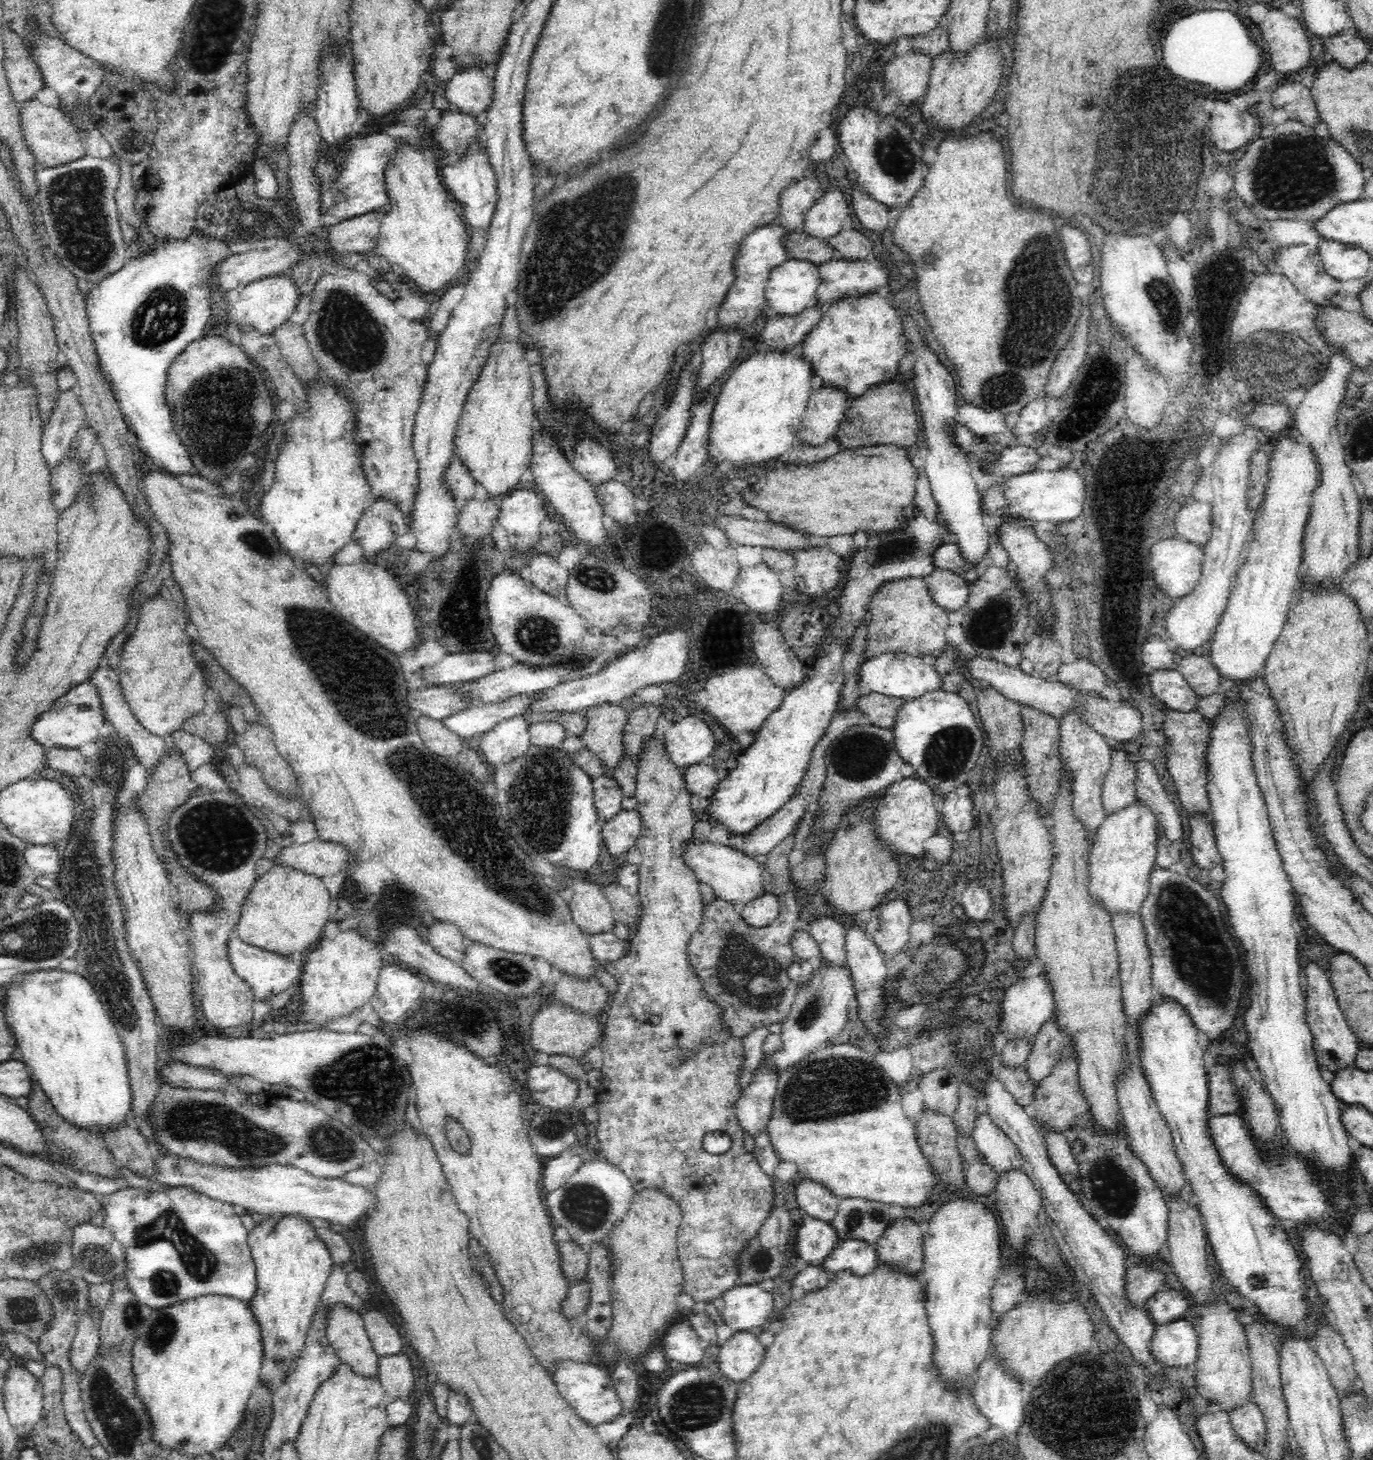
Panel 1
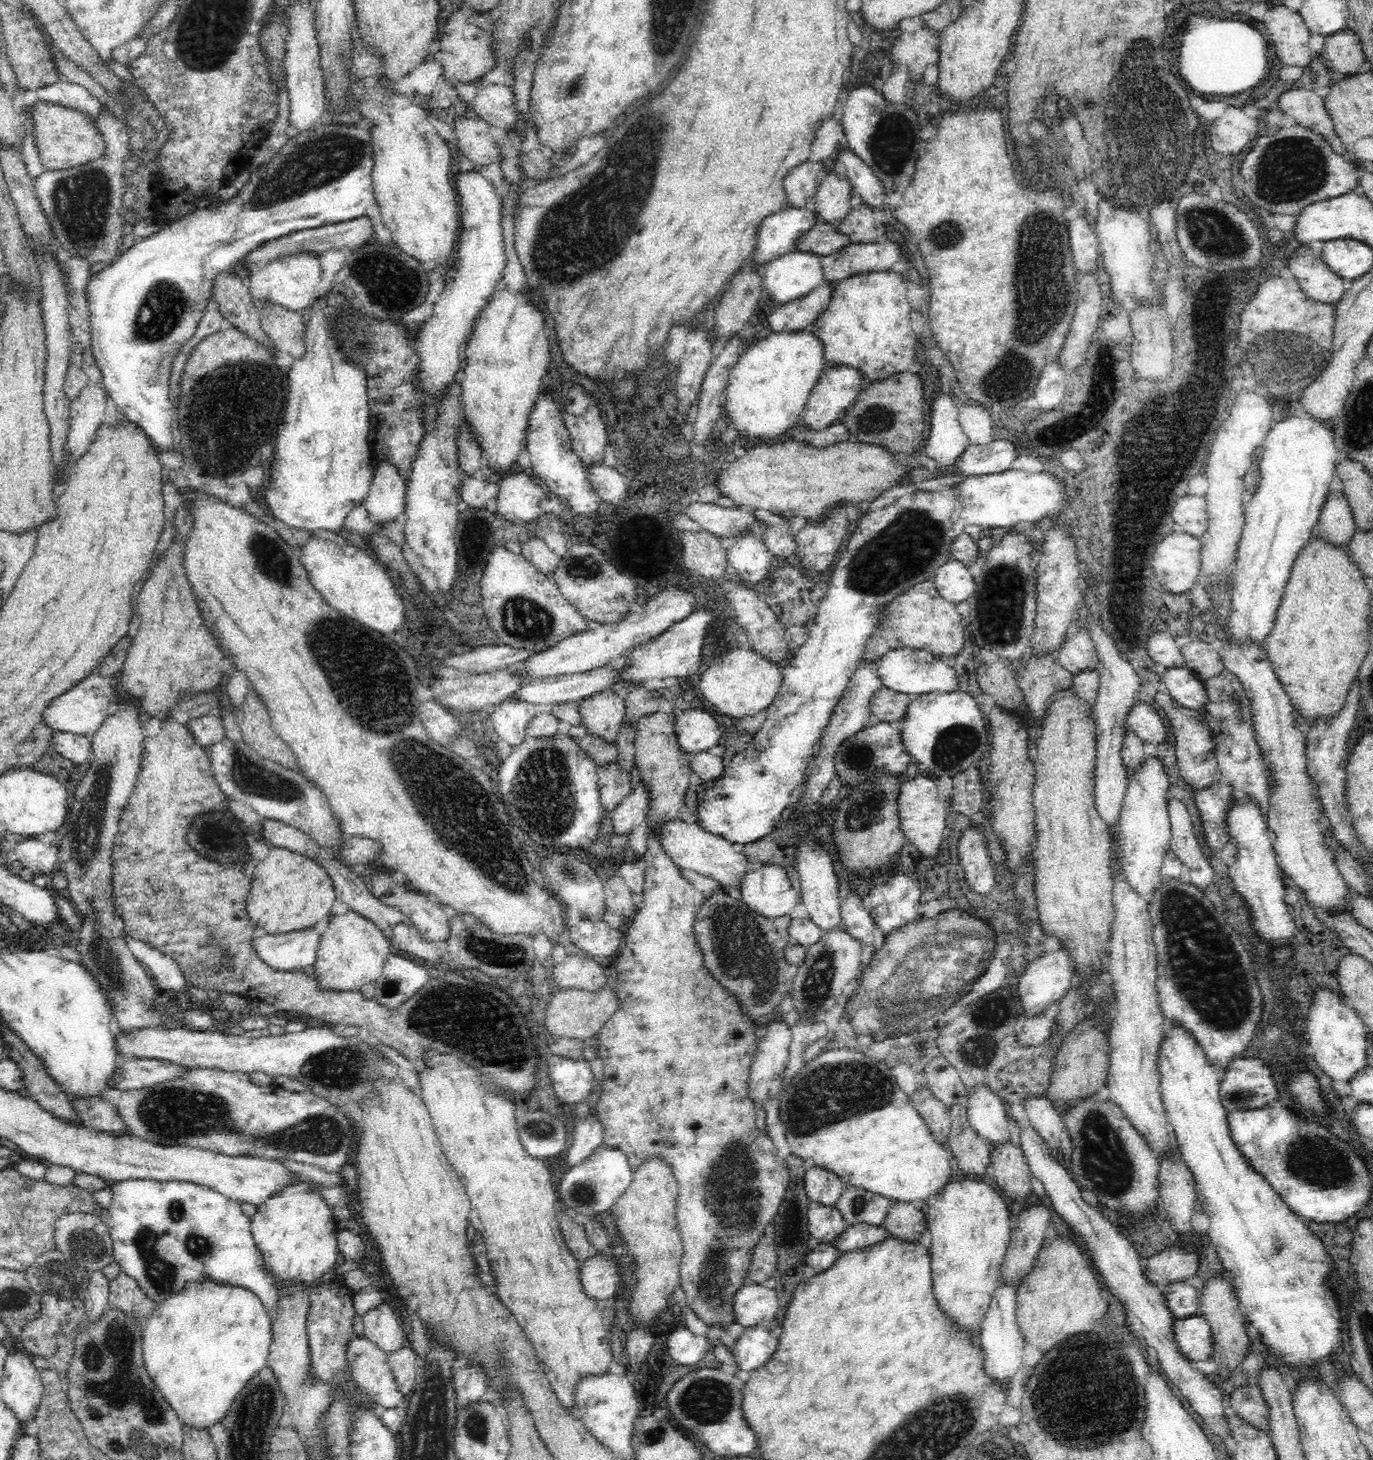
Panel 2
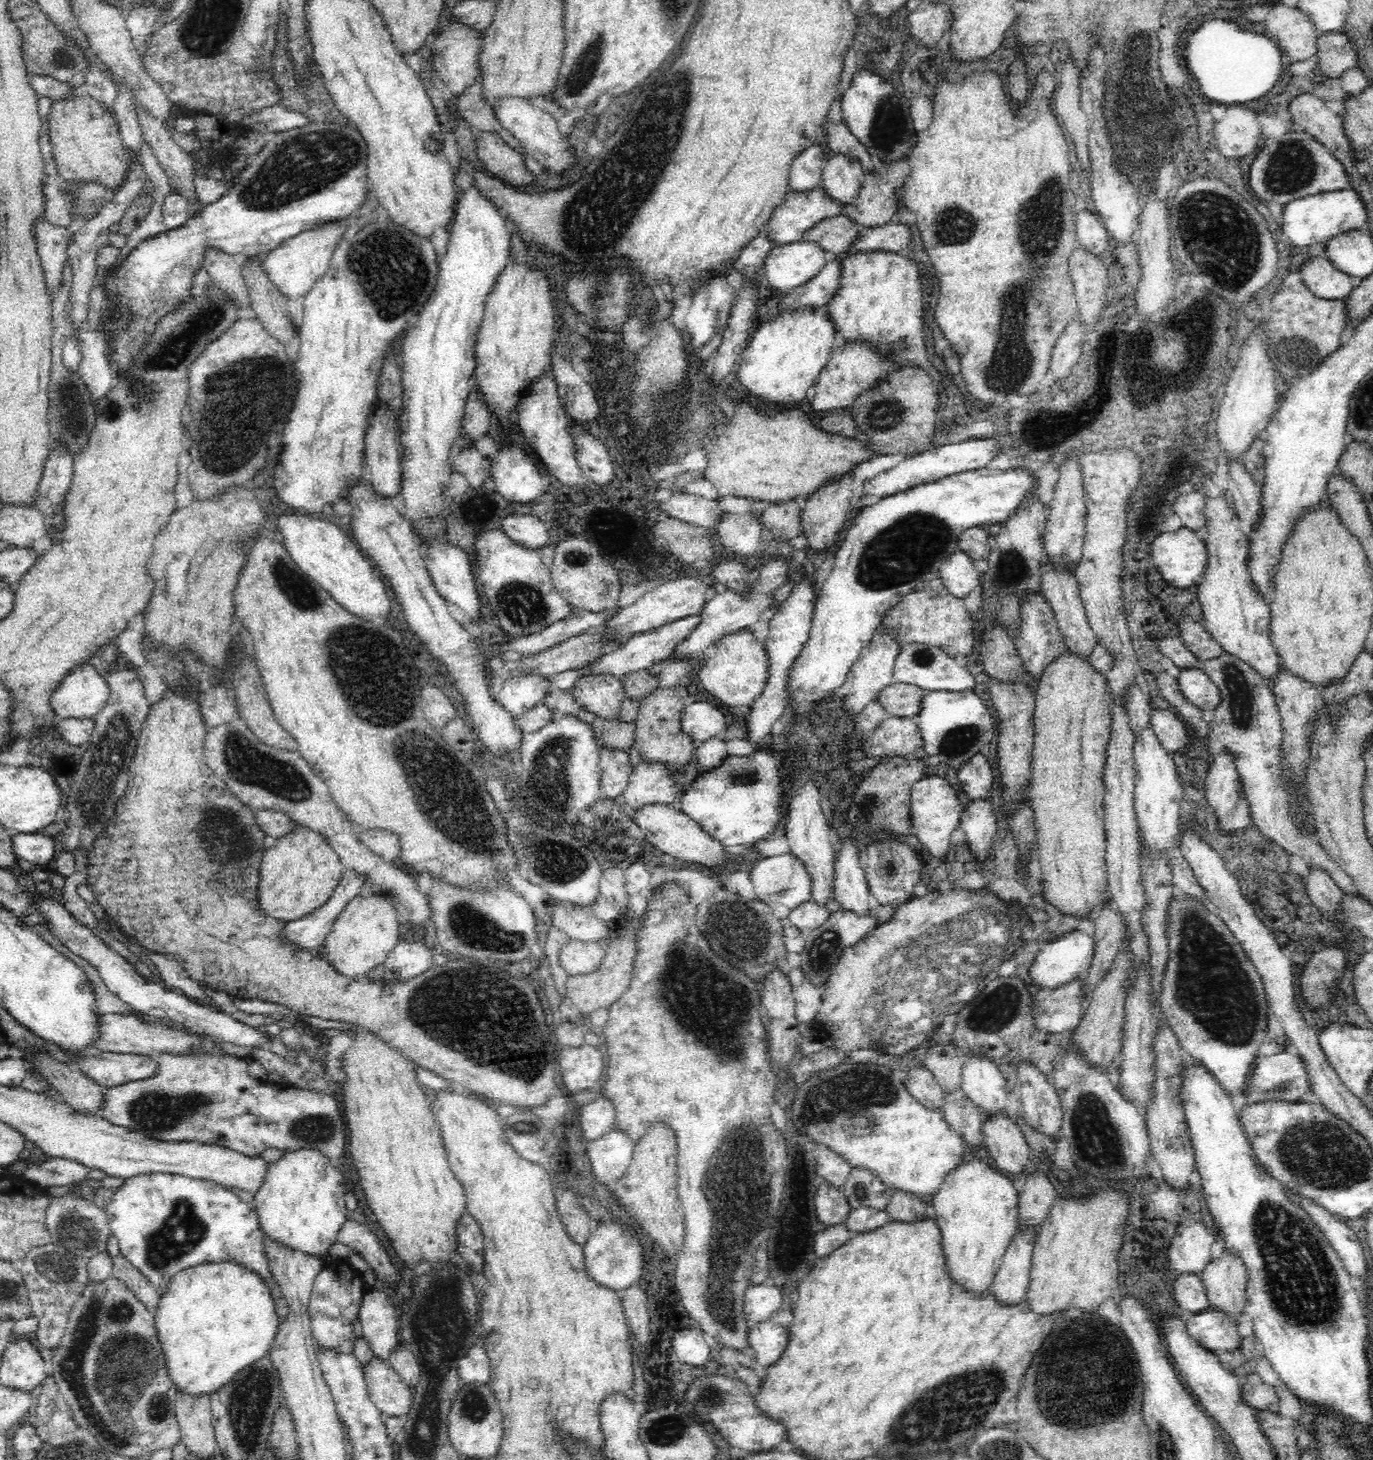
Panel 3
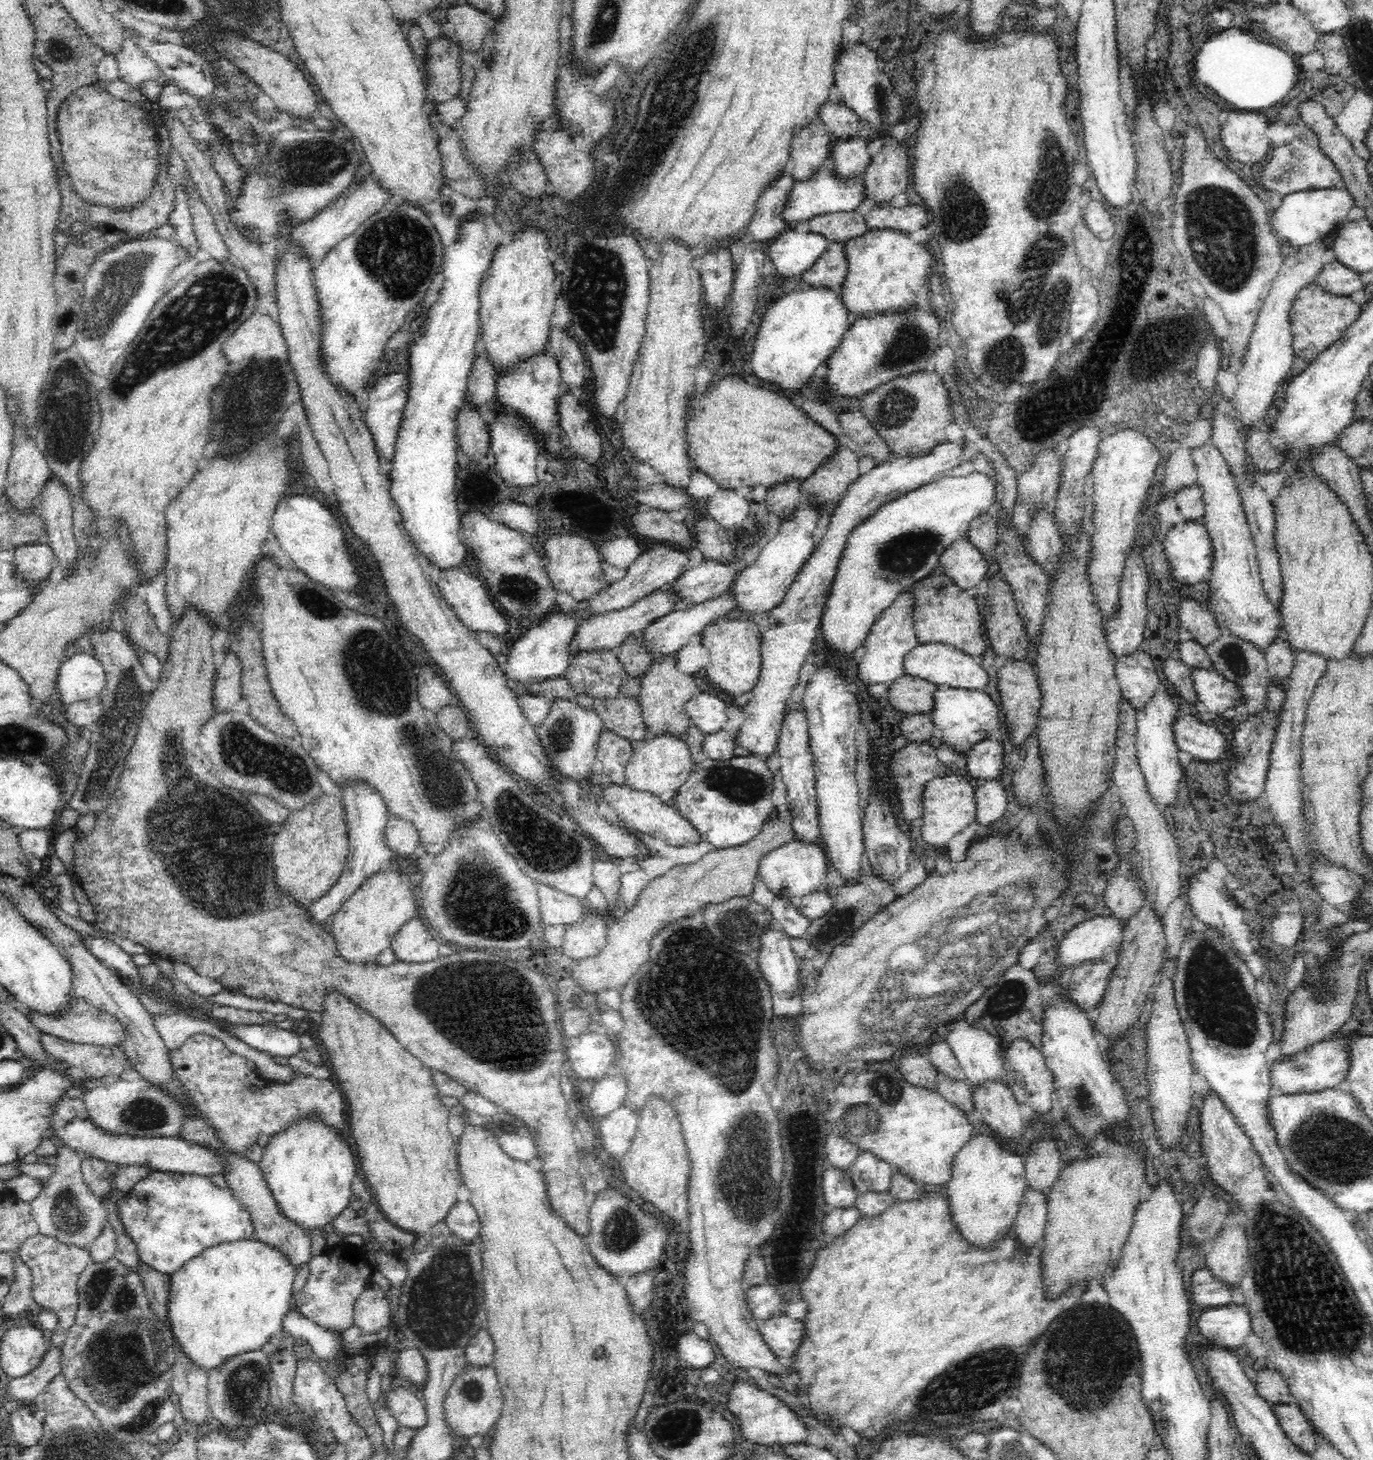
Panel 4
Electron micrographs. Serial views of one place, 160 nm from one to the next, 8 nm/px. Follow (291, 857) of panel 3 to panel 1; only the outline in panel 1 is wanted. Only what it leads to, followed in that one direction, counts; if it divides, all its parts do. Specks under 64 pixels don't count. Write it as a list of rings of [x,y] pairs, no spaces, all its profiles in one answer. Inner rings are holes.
[[[275,860],[252,883],[235,929],[241,940],[272,952],[289,955],[292,951],[304,951],[322,938],[324,924],[333,917],[334,902],[322,877]]]

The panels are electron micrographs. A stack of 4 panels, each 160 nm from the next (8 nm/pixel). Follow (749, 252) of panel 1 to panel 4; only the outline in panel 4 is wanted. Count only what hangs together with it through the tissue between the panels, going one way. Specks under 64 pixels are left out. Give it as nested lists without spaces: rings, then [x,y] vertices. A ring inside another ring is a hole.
[[[822,165],[804,180],[796,181],[788,196],[788,203],[784,208],[784,219],[787,227],[804,227],[806,222],[823,212],[849,211],[865,208],[866,184],[863,174],[841,177],[836,169]]]

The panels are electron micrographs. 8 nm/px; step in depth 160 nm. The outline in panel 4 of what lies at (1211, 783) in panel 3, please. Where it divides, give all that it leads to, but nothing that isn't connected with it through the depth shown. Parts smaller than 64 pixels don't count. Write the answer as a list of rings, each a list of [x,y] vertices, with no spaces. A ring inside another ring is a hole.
[[[1270,680],[1266,686],[1266,696],[1263,707],[1255,713],[1250,713],[1242,722],[1236,723],[1232,740],[1233,757],[1236,759],[1236,768],[1228,774],[1228,793],[1236,801],[1256,799],[1265,789],[1267,772],[1270,770],[1270,754],[1276,730],[1280,726],[1283,704],[1287,697],[1287,686]]]

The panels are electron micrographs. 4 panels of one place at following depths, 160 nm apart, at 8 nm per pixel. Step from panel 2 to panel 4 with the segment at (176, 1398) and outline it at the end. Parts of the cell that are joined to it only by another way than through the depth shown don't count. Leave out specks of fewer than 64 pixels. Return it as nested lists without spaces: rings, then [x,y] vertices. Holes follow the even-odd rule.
[[[255,1235],[203,1248],[171,1274],[168,1319],[172,1331],[189,1358],[207,1370],[216,1368],[240,1352],[260,1350],[283,1327],[286,1314],[292,1308],[292,1286],[296,1274],[296,1265],[284,1248],[266,1243]]]

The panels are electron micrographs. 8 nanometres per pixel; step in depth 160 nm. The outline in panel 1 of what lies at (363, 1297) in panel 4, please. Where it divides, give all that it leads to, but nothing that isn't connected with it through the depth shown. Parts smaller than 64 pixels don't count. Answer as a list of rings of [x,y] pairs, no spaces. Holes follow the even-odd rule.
[[[370,1310],[364,1316],[364,1326],[370,1337],[374,1351],[382,1358],[402,1352],[400,1332],[388,1322],[388,1318],[380,1310]]]

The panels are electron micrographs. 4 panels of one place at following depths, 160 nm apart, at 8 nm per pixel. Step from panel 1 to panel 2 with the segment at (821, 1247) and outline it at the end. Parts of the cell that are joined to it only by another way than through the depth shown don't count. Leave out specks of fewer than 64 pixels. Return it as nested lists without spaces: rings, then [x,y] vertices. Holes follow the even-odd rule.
[[[809,1201],[808,1230],[813,1243],[830,1242],[847,1227],[846,1219],[838,1211],[836,1204],[826,1205],[818,1201]]]

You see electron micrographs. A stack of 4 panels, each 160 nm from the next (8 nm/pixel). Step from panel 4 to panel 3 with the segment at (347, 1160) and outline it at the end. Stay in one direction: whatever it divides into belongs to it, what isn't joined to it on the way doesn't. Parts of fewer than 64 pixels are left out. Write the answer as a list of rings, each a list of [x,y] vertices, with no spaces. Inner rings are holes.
[[[316,1148],[286,1149],[276,1162],[267,1164],[263,1181],[254,1193],[253,1206],[260,1219],[264,1234],[290,1245],[290,1247],[312,1253],[318,1258],[324,1257],[330,1246],[337,1241],[338,1230],[346,1220],[346,1196],[350,1190],[348,1178],[342,1172],[342,1163],[332,1160],[325,1152]]]

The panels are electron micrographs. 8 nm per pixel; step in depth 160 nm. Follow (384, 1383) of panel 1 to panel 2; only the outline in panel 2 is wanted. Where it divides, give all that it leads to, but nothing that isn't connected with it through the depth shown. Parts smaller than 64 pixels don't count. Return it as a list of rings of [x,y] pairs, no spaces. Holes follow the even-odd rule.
[[[402,1346],[399,1350],[387,1354],[387,1362],[396,1378],[396,1383],[402,1395],[410,1394],[416,1385],[416,1376],[419,1367],[417,1356],[411,1346]]]

